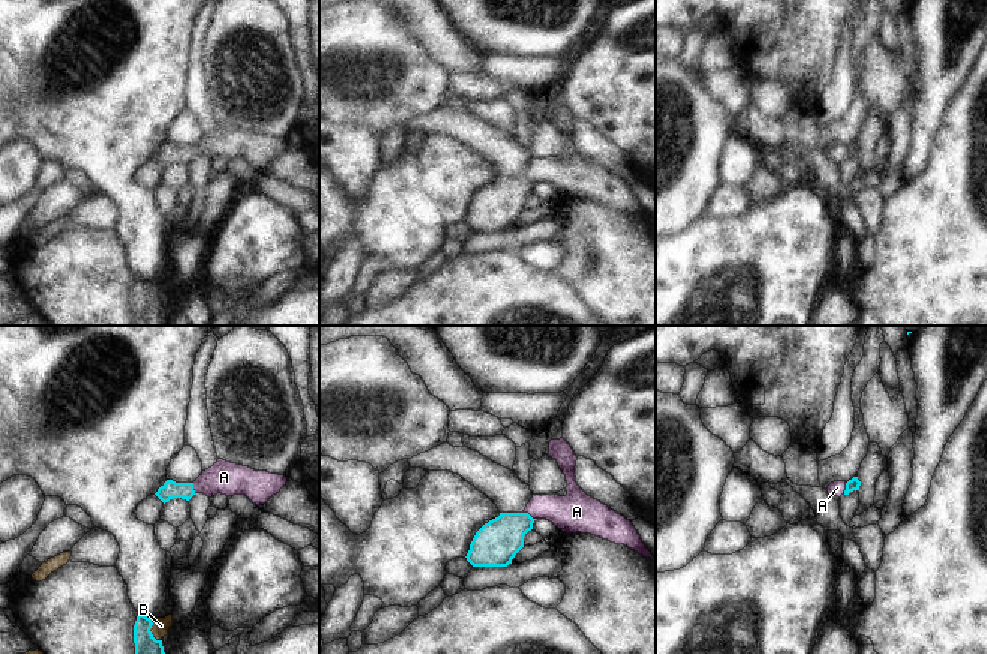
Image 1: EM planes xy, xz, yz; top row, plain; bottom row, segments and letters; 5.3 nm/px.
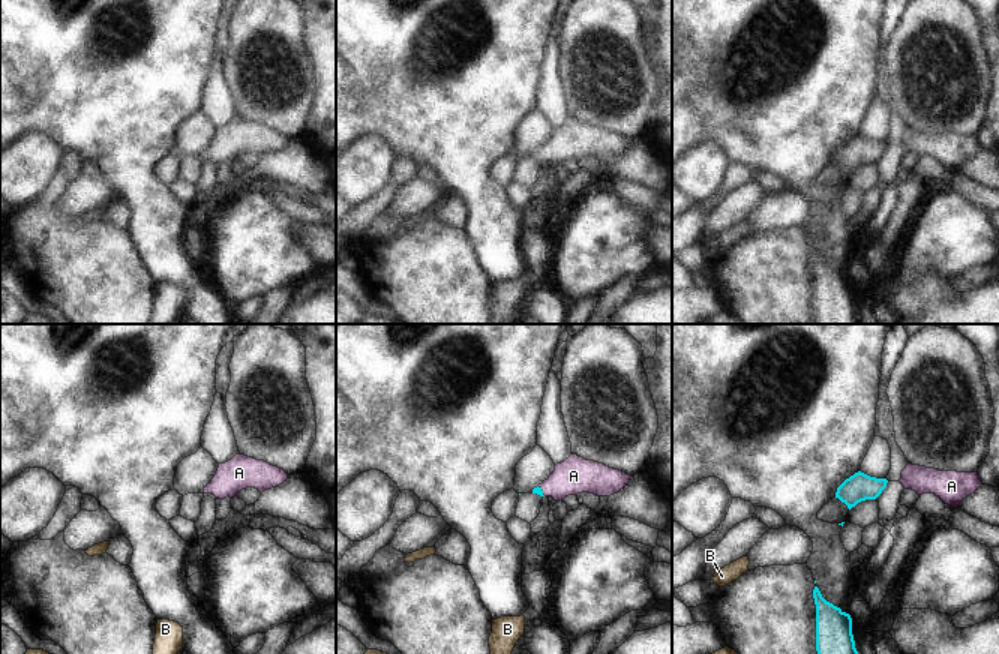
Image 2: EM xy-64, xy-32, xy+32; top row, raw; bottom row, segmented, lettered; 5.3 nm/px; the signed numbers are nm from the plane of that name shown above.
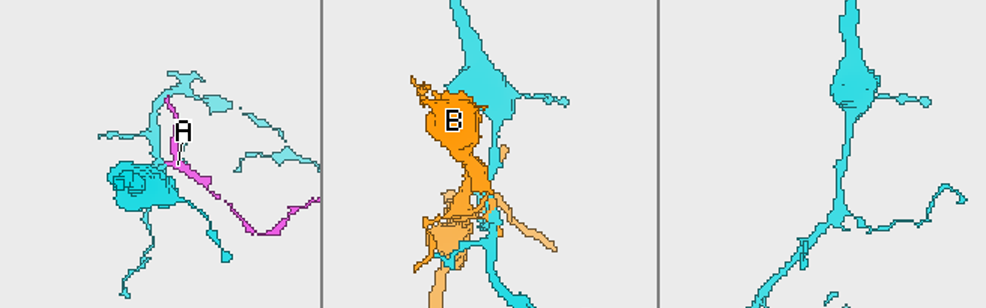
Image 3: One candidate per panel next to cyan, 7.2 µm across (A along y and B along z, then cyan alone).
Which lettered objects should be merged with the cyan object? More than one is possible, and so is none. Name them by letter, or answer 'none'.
A

